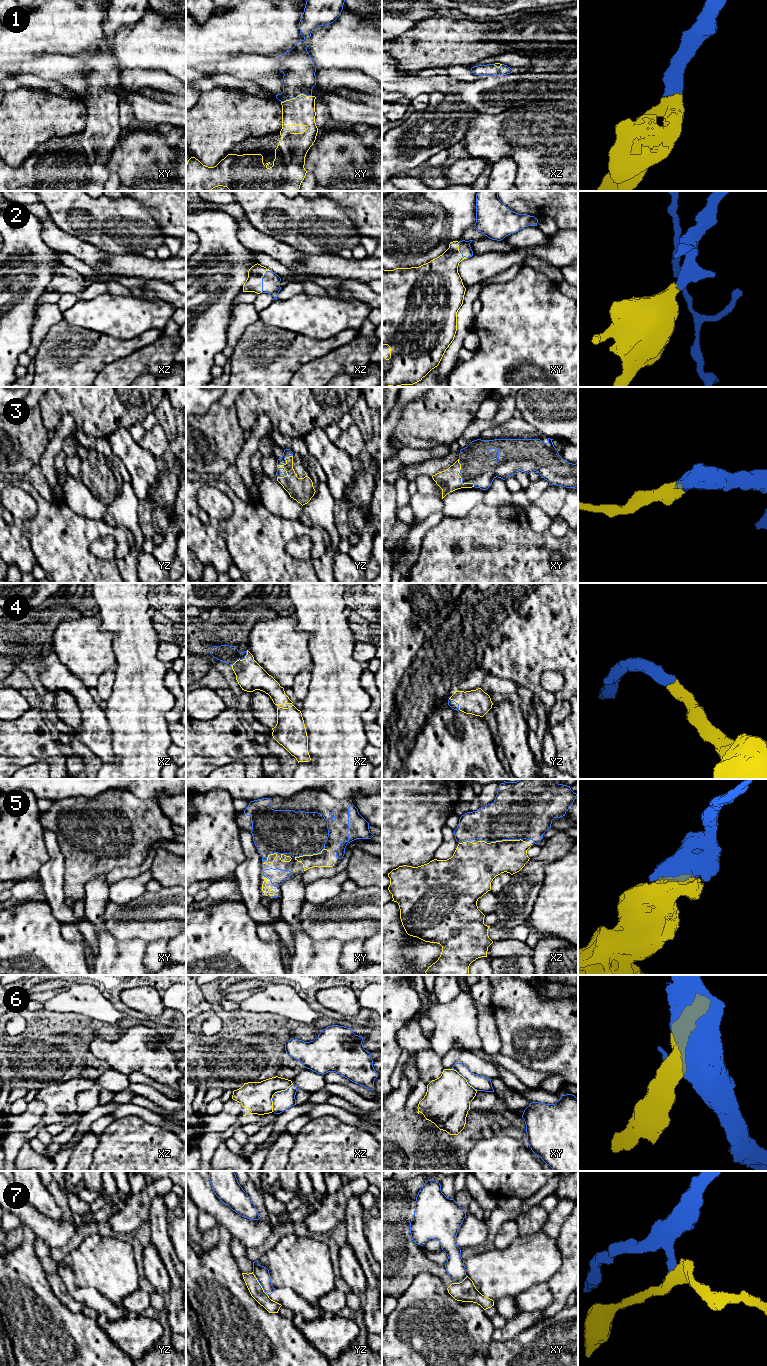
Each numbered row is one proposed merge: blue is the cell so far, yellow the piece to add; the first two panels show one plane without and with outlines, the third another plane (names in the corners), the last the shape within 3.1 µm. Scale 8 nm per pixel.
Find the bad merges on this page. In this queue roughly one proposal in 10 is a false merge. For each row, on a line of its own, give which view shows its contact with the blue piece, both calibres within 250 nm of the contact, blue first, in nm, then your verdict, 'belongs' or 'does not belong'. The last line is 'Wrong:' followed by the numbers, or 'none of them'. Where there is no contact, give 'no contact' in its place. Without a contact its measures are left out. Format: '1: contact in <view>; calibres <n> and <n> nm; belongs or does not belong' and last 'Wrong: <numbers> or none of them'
1: contact in xy; calibres 260 and 240 nm; belongs
2: contact in xz; calibres 140 and 130 nm; belongs
3: contact in yz; calibres 60 and 180 nm; belongs
4: contact in xz; calibres 140 and 220 nm; belongs
5: contact in xz; calibres 440 and 300 nm; belongs
6: contact in xz; calibres 150 and 240 nm; does not belong
7: contact in yz; calibres 120 and 110 nm; does not belong
Wrong: 6, 7

